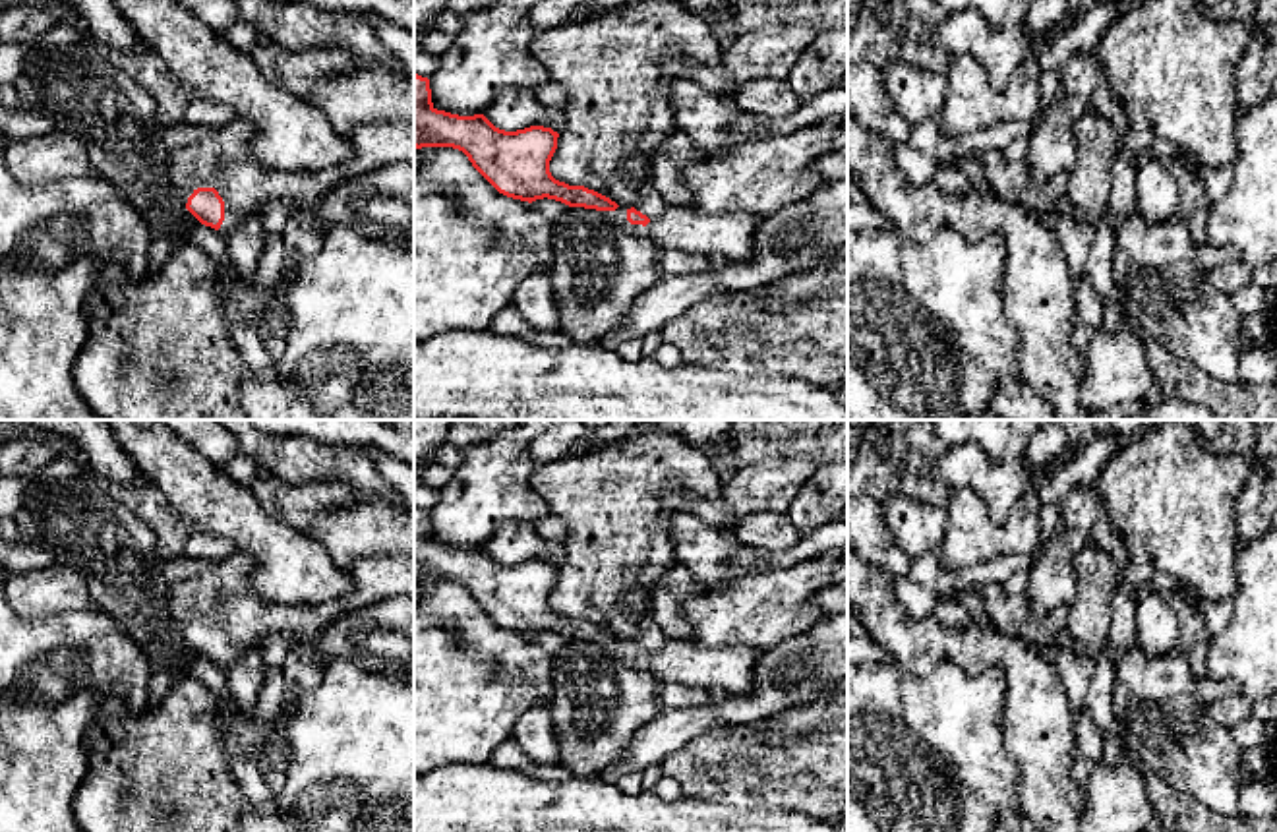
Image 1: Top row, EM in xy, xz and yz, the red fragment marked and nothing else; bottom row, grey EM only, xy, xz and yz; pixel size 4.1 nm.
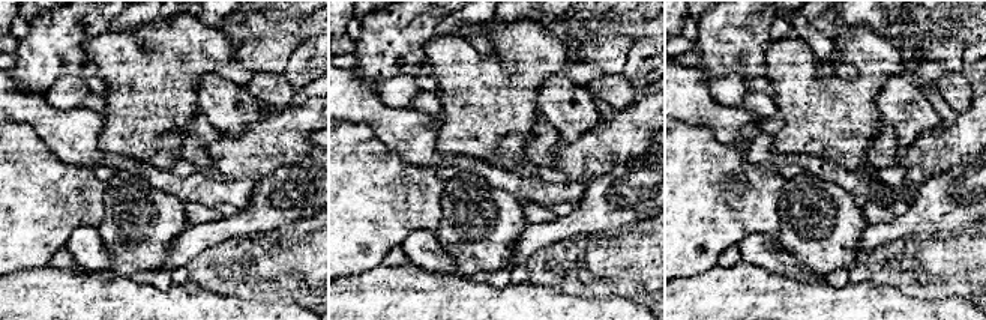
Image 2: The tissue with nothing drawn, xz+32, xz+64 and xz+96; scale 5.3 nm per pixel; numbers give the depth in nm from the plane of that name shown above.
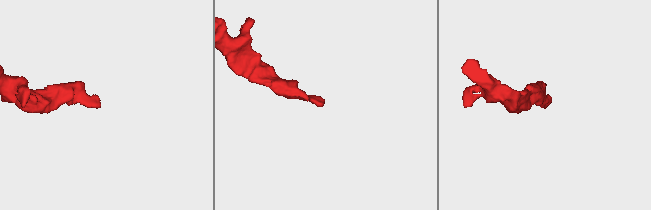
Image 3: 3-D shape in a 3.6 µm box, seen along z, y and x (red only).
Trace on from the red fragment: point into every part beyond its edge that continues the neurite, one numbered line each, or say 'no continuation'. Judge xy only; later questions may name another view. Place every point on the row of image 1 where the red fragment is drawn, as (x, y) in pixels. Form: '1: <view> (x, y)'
1: xy (202, 157)

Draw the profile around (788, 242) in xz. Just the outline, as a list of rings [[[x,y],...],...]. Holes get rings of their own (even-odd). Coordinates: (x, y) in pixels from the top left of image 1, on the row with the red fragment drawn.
[[[847,180],[824,182],[815,193],[787,203],[770,217],[760,219],[753,238],[753,252],[745,261],[728,261],[722,269],[706,273],[664,273],[660,282],[629,304],[621,325],[602,335],[594,344],[615,348],[621,341],[642,339],[679,319],[689,308],[712,294],[755,290],[776,284],[791,275],[813,269],[822,257],[847,244]]]

